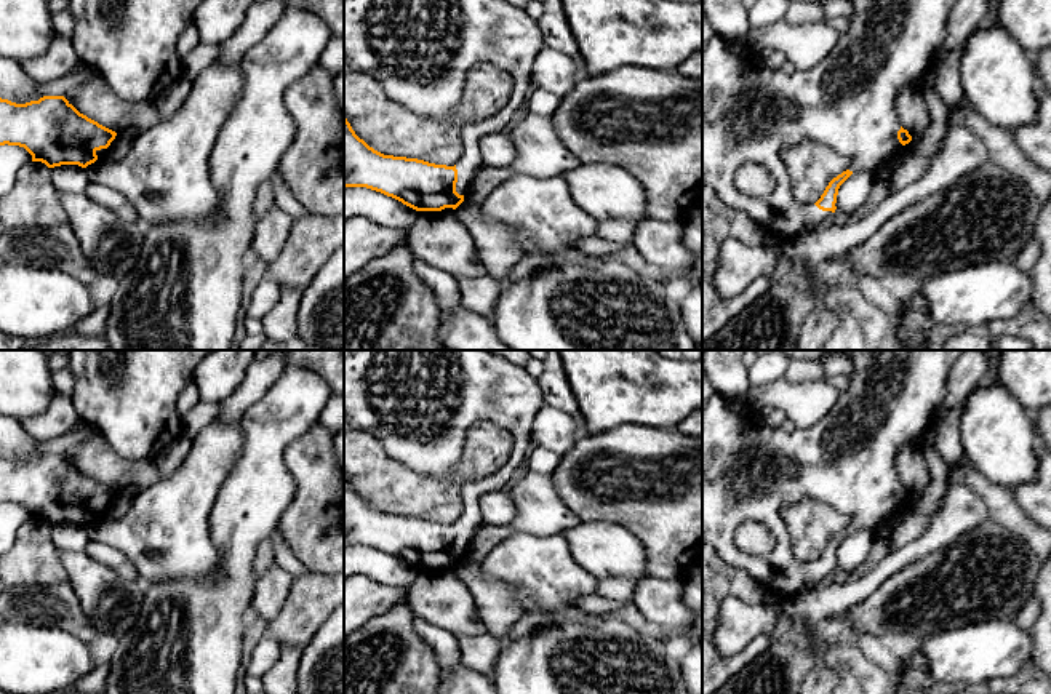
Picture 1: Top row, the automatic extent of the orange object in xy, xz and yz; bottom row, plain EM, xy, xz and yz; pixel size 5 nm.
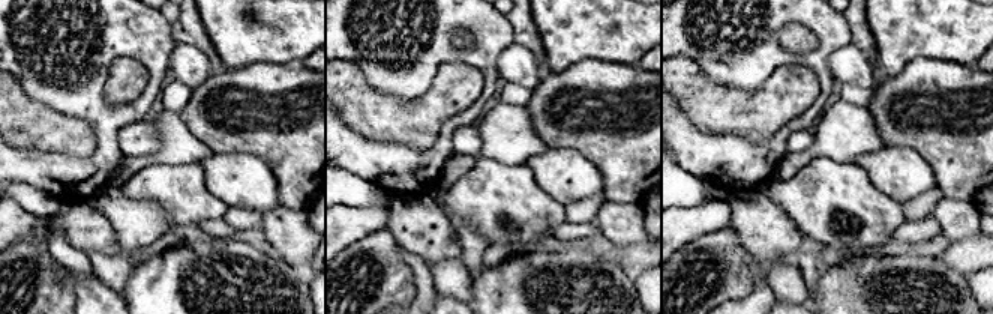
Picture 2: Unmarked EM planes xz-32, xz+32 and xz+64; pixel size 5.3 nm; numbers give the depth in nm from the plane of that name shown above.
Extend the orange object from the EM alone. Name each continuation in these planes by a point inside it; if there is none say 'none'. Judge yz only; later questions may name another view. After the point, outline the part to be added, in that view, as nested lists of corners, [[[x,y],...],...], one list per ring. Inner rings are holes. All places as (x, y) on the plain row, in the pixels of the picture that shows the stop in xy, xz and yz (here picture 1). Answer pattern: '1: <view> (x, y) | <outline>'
1: yz (751, 470) | [[[841,350],[853,365],[853,374],[849,377],[849,387],[840,393],[835,406],[814,425],[809,429],[793,429],[790,433],[782,427],[766,425],[755,409],[733,411],[728,397],[720,392],[713,392],[707,406],[702,409],[702,540],[709,544],[718,556],[741,571],[750,574],[763,588],[774,595],[789,598],[795,593],[809,590],[830,579],[832,569],[822,569],[814,561],[800,561],[793,556],[790,547],[790,534],[781,521],[781,510],[785,505],[797,504],[803,499],[814,499],[824,502],[849,518],[849,529],[853,531],[875,531],[883,524],[891,515],[894,515],[902,502],[897,497],[897,489],[901,488],[901,477],[896,470],[896,454],[902,446],[915,446],[928,432],[933,430],[934,414],[942,406],[945,397],[945,381],[950,368],[960,358],[963,350]],[[745,521],[763,523],[776,537],[776,547],[771,553],[765,556],[753,556],[741,552],[736,547],[736,531]]]

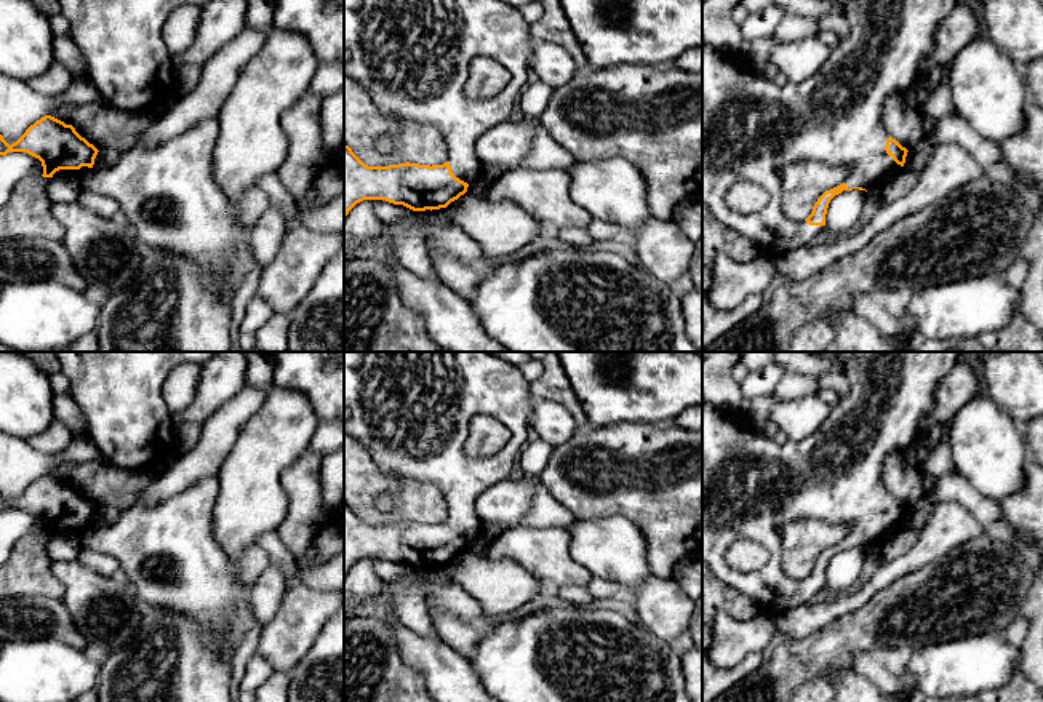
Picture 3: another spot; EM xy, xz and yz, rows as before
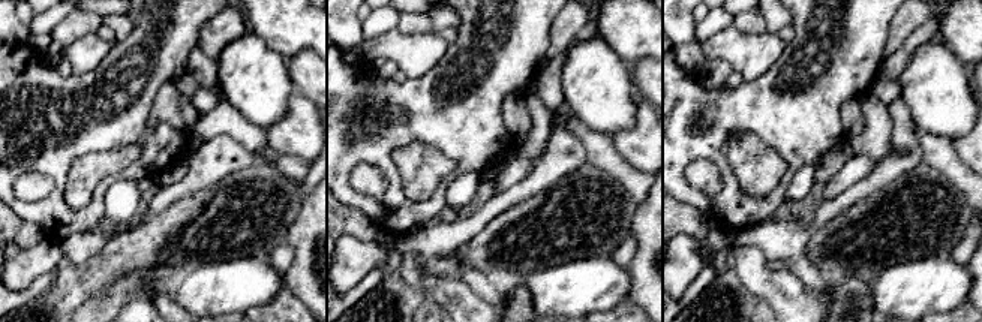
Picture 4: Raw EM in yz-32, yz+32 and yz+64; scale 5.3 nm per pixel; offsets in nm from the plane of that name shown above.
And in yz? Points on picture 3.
1: yz (752, 486) | [[[835,352],[833,355],[841,361],[843,365],[843,374],[849,384],[848,392],[840,400],[837,406],[832,408],[830,416],[821,424],[816,432],[795,443],[787,441],[784,445],[779,445],[773,437],[761,435],[755,424],[752,424],[741,411],[736,413],[725,413],[710,403],[702,403],[702,561],[709,566],[709,569],[725,584],[733,587],[734,590],[744,593],[749,596],[758,609],[769,612],[771,616],[777,616],[790,608],[801,606],[809,603],[811,600],[821,596],[825,593],[825,584],[809,584],[806,579],[793,580],[790,579],[784,569],[782,569],[782,537],[781,529],[795,521],[803,518],[814,518],[822,520],[827,523],[835,525],[848,525],[849,532],[845,539],[846,545],[862,545],[867,550],[875,545],[880,540],[885,540],[889,534],[893,534],[901,523],[897,523],[891,513],[886,512],[885,504],[886,497],[889,496],[889,491],[886,489],[883,483],[883,464],[885,459],[893,454],[904,454],[912,445],[918,441],[920,435],[920,424],[925,417],[931,416],[933,411],[933,393],[937,387],[937,384],[952,371],[952,368],[958,363],[961,352]],[[739,539],[752,539],[763,545],[768,553],[769,560],[768,563],[757,572],[741,572],[733,569],[726,561],[728,548],[733,542]]]

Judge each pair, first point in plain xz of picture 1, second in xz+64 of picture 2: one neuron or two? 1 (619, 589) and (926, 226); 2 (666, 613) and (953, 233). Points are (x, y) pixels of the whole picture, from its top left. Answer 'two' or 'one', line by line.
1: two
2: one

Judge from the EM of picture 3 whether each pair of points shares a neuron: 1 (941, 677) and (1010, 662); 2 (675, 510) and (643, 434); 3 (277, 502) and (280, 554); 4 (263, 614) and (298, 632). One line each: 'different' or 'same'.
1: same
2: same
3: different
4: different

